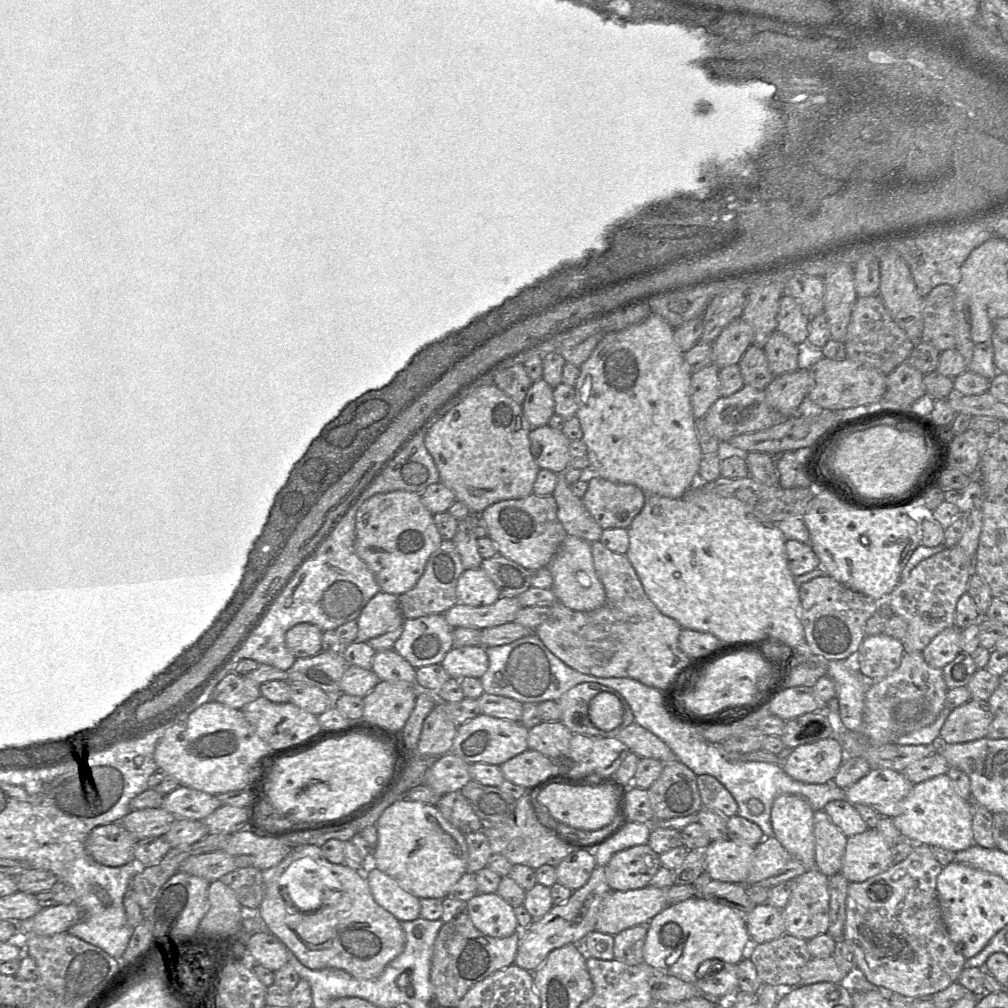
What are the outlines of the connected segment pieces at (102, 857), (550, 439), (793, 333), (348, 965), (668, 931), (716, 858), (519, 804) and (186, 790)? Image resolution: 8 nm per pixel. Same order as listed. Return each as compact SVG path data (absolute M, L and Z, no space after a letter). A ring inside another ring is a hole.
M120 823L94 828L87 837L86 850L98 863L118 867L135 859L137 839Z
M544 425L533 428L529 439L531 453L540 469L560 474L569 466L571 440L562 431Z
M784 294L780 299L776 330L798 345L807 341L809 323L810 318L803 313L799 303Z
M308 844L292 848L279 864L263 870L262 876L265 893L258 915L265 928L305 967L311 970L340 969L354 978L369 980L380 976L385 967L403 952L406 936L401 923L376 903L363 871L329 862L321 847ZM289 883L295 883L296 888L304 883L309 888L317 886L319 895L327 897L331 894L327 898L330 901L335 898L333 892L341 891L341 897L334 900L334 904L322 905L314 912L312 906L306 907L309 912L302 912L285 894Z
M694 896L675 904L669 904L650 920L647 924L647 935L643 947L643 962L659 973L665 973L695 985L696 972L698 977L702 977L710 971L719 969L707 967L702 969L707 971L701 974L700 964L702 966L711 962L716 964L719 959L724 964L737 965L747 955L749 948L750 937L746 927L746 914L724 904Z
M728 838L711 841L704 849L705 873L717 881L745 884L754 847Z
M526 793L516 800L516 808L511 823L494 828L481 828L479 831L487 836L493 854L501 854L512 864L522 864L534 870L544 864L557 867L560 862L577 849L558 840L551 829L542 825L528 801Z
M178 786L164 797L162 808L176 819L204 820L222 806L216 795L187 786Z

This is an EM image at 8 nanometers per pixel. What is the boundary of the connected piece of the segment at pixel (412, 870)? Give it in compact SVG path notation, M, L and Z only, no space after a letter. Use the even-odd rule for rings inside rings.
M401 797L387 806L375 826L378 844L369 866L393 878L415 897L442 900L467 873L466 835L447 821L437 806Z

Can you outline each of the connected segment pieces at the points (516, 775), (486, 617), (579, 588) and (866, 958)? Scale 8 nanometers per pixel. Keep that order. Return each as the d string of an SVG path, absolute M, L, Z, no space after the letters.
M527 749L500 765L505 780L522 787L544 779L555 770L555 761L544 754Z
M500 597L487 606L473 607L457 603L444 613L447 623L454 628L482 630L514 622L521 609L516 597Z
M567 535L547 568L553 578L551 589L565 607L575 611L589 612L604 605L606 593L594 568L591 543Z
M916 844L907 858L886 871L863 882L849 883L842 938L851 947L856 967L877 988L905 998L934 995L955 983L965 968L966 958L949 936L938 901L936 880L942 868L932 847Z

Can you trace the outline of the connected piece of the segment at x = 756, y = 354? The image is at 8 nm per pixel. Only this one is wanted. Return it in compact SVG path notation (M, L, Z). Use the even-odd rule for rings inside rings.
M752 344L741 357L738 366L744 385L764 390L774 378L762 347Z

